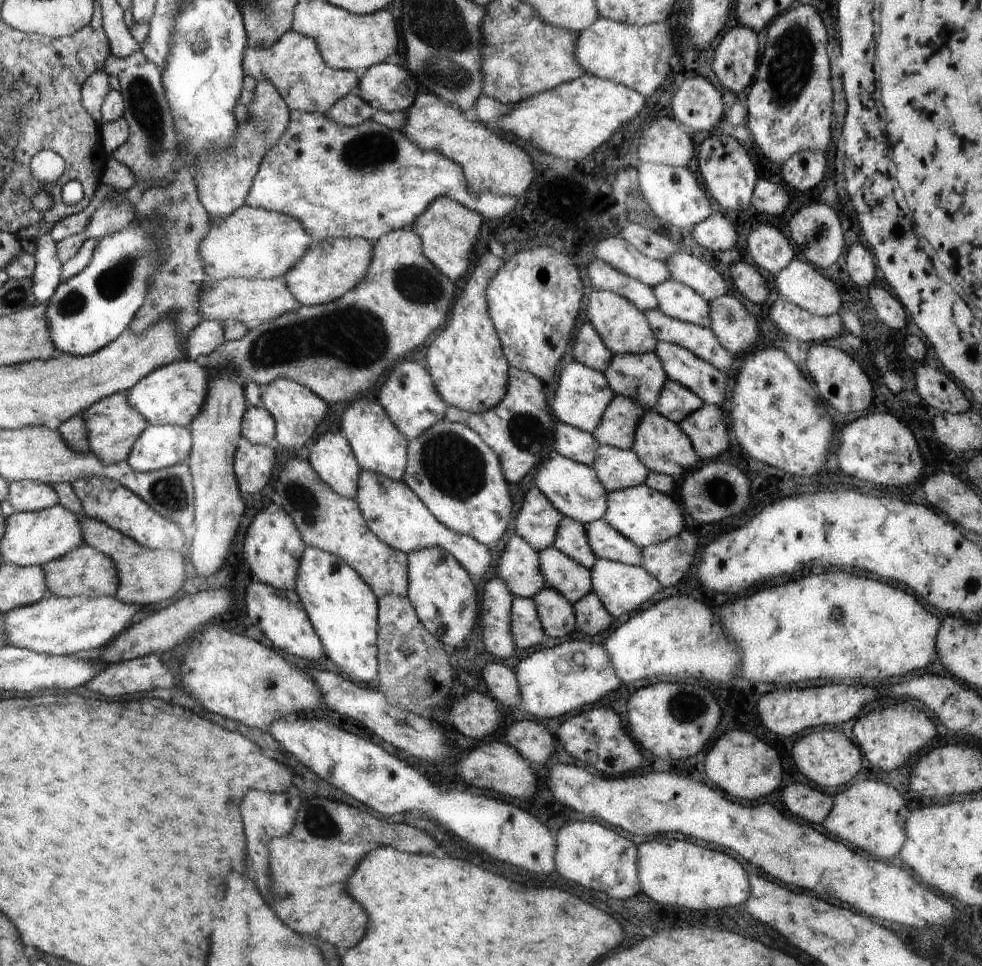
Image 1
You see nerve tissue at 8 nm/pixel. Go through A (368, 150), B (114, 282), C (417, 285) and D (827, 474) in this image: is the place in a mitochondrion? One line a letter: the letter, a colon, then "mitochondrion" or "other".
A: mitochondrion
B: mitochondrion
C: mitochondrion
D: other

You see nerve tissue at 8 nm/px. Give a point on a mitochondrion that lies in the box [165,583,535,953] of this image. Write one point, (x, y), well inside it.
(317, 822)

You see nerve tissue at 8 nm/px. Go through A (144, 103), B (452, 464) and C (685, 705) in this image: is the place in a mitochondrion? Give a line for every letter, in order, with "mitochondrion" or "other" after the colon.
A: mitochondrion
B: mitochondrion
C: mitochondrion

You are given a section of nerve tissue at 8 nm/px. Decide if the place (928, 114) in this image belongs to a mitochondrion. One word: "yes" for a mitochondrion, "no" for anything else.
no

